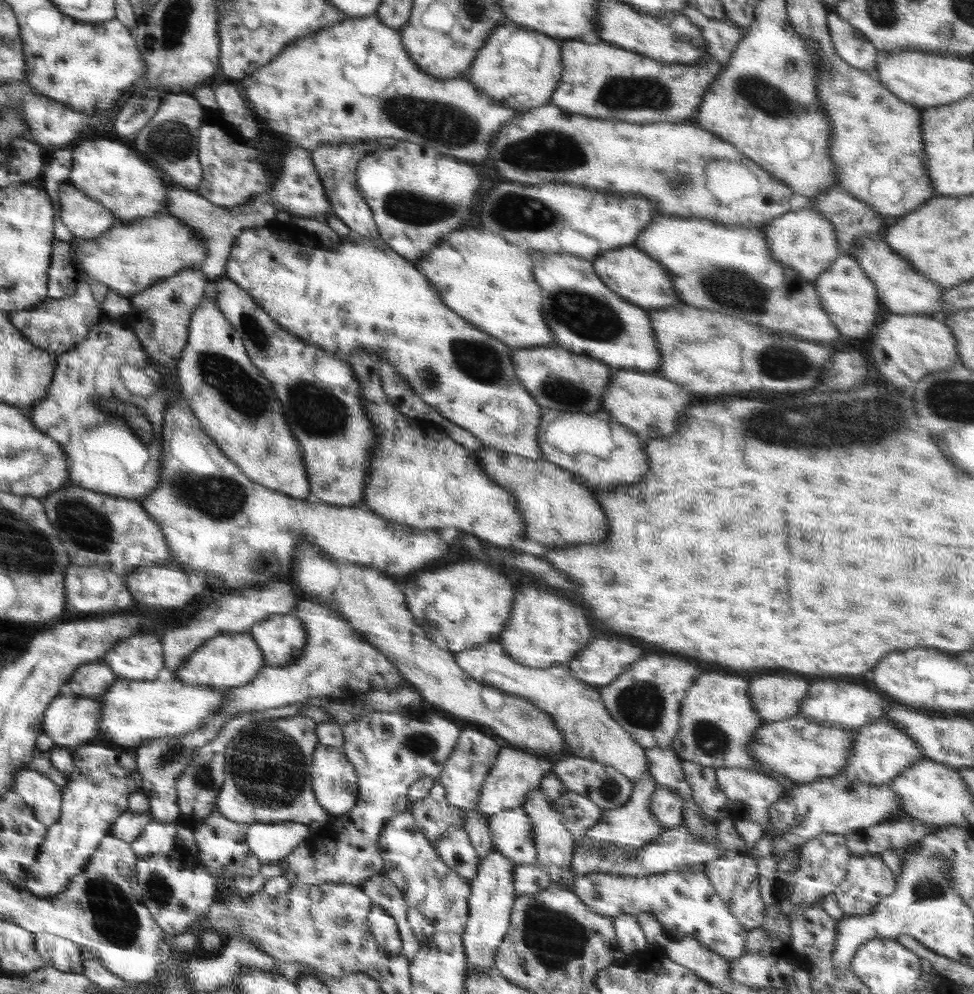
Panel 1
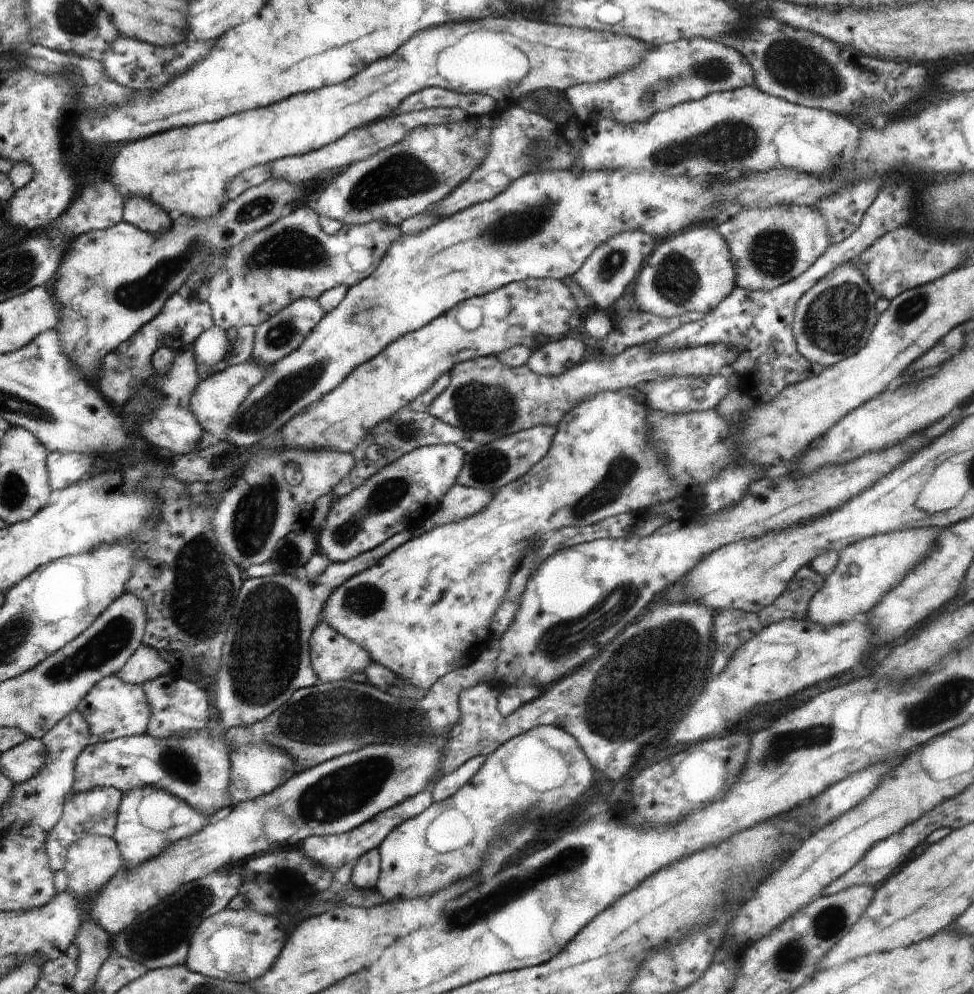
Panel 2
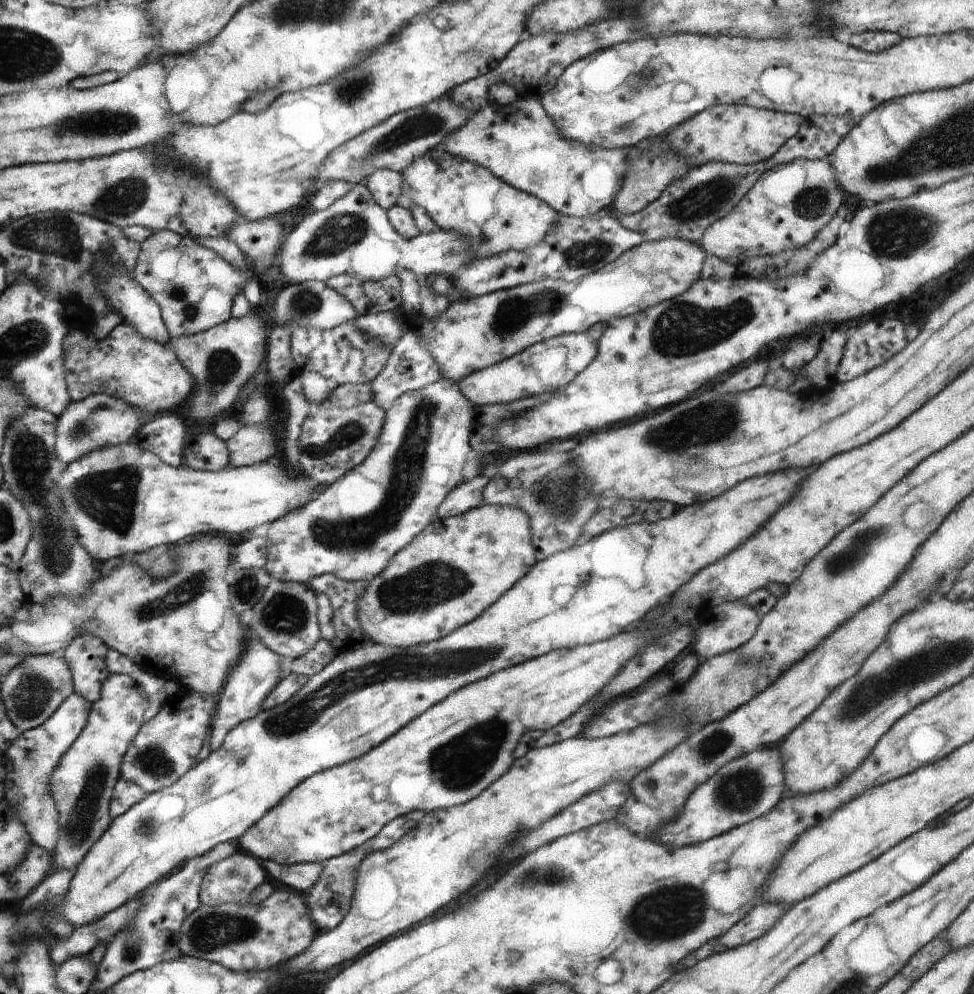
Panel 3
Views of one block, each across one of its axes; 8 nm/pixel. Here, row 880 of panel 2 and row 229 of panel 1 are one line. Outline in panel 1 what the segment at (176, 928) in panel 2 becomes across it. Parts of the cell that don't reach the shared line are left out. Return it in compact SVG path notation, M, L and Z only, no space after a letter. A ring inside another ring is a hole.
M288 142L288 147L282 154L281 166L282 173L278 166L278 174L276 174L274 184L270 185L270 190L257 195L248 204L228 209L210 203L196 190L187 189L182 185L172 183L172 186L167 188L169 195L164 211L187 224L205 244L205 257L200 269L208 282L222 278L232 245L242 229L267 226L272 213L283 210L283 208L292 217L315 218L321 221L333 213L331 204L325 195L325 187L310 157L310 150Z

